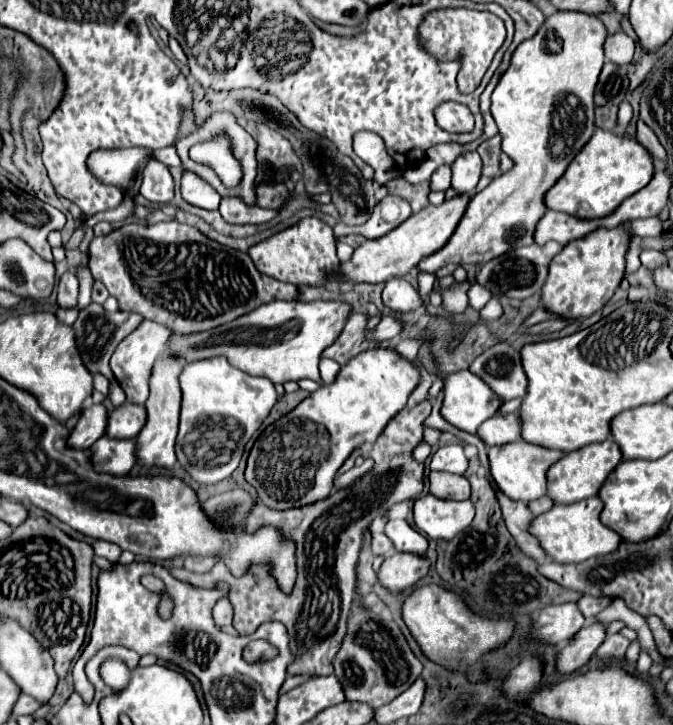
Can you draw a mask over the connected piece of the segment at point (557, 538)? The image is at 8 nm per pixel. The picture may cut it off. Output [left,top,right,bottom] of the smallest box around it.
[532,497,622,563]

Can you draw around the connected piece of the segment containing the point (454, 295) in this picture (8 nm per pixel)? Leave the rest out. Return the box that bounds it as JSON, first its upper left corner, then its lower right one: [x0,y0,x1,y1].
[442,279,472,317]

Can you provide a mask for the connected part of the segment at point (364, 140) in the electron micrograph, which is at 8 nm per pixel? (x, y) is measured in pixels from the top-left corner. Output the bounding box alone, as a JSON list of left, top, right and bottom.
[354,131,400,185]

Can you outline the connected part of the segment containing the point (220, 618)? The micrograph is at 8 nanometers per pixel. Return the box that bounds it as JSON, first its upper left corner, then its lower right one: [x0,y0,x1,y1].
[214,599,232,627]

